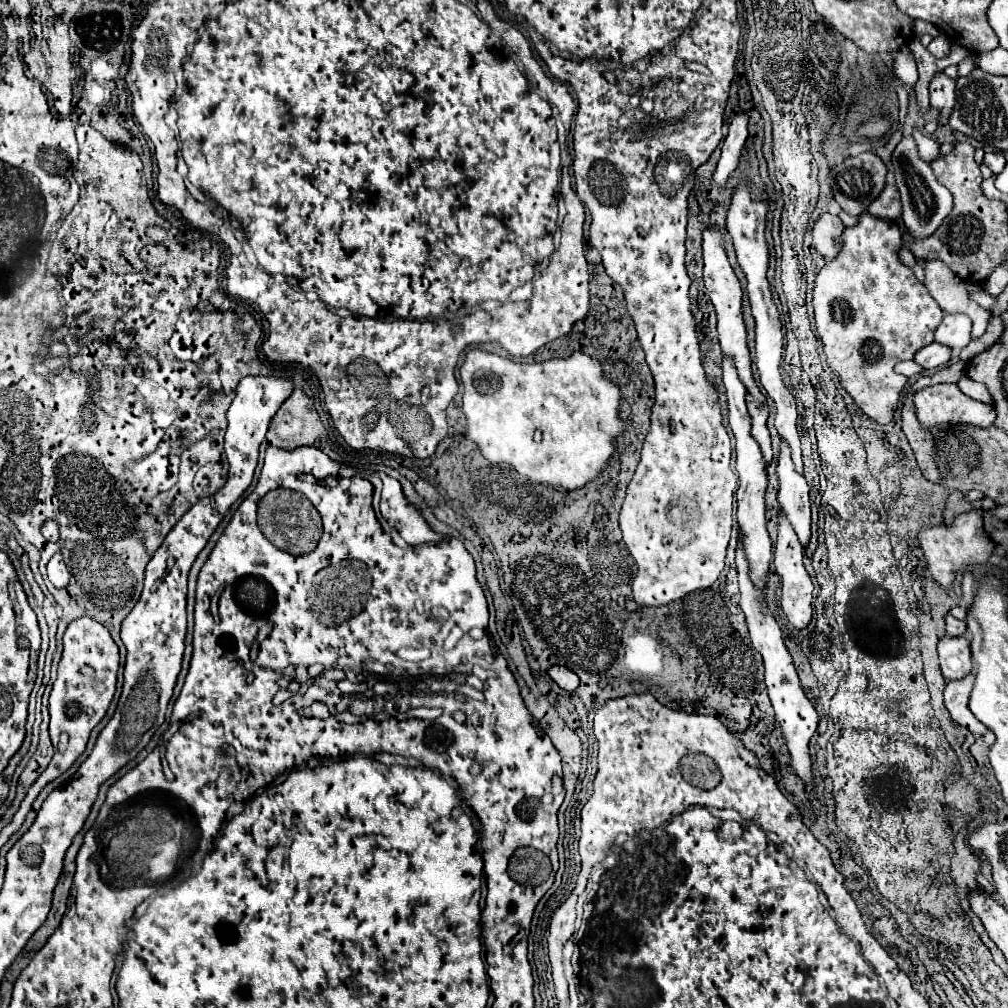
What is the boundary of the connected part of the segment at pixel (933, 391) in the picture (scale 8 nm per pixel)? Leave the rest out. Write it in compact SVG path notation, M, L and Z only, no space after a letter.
M941 383L919 389L913 395L913 407L923 427L935 427L945 423L991 427L997 417L993 405L985 405L967 397L955 383Z

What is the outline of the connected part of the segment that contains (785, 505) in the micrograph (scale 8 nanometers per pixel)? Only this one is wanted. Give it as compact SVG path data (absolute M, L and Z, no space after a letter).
M781 439L781 455L777 465L777 477L779 477L779 505L787 513L789 523L793 525L795 533L799 535L799 541L807 547L809 535L811 535L811 509L809 509L809 485L803 475L795 471L791 449L787 441Z

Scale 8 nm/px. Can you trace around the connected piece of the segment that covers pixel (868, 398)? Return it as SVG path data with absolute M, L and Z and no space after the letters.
M865 211L859 215L857 225L845 227L843 241L845 243L839 257L827 263L815 279L813 307L817 331L823 339L831 369L837 373L841 385L853 397L853 401L873 421L891 423L901 391L907 383L907 377L895 373L893 367L899 361L913 359L919 349L933 341L933 329L943 319L943 311L929 295L927 287L917 281L913 271L897 259L895 251L901 247L901 229L895 221L879 219Z

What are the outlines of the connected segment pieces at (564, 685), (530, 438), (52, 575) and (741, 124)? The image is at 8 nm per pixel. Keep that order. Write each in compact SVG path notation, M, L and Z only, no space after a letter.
M551 667L549 675L565 691L575 691L579 687L579 677L567 667Z
M471 349L459 371L465 387L461 405L467 419L465 435L477 443L481 455L491 465L511 465L521 477L533 483L543 483L557 491L571 491L591 483L609 465L615 453L615 439L627 429L627 423L619 417L619 385L605 377L601 361L585 351L543 363L517 363Z
M59 553L51 557L51 561L47 565L47 573L49 573L49 581L57 588L65 588L69 583L69 577L71 577L69 569Z
M737 113L729 123L729 133L723 139L723 147L721 147L721 159L719 159L717 169L713 173L713 179L721 189L727 187L729 175L737 169L741 149L743 149L747 137L749 137L749 133L747 133L747 115Z

